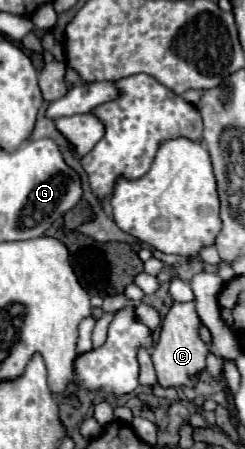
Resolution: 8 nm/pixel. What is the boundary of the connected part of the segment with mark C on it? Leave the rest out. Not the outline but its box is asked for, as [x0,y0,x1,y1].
[152,302,210,386]

